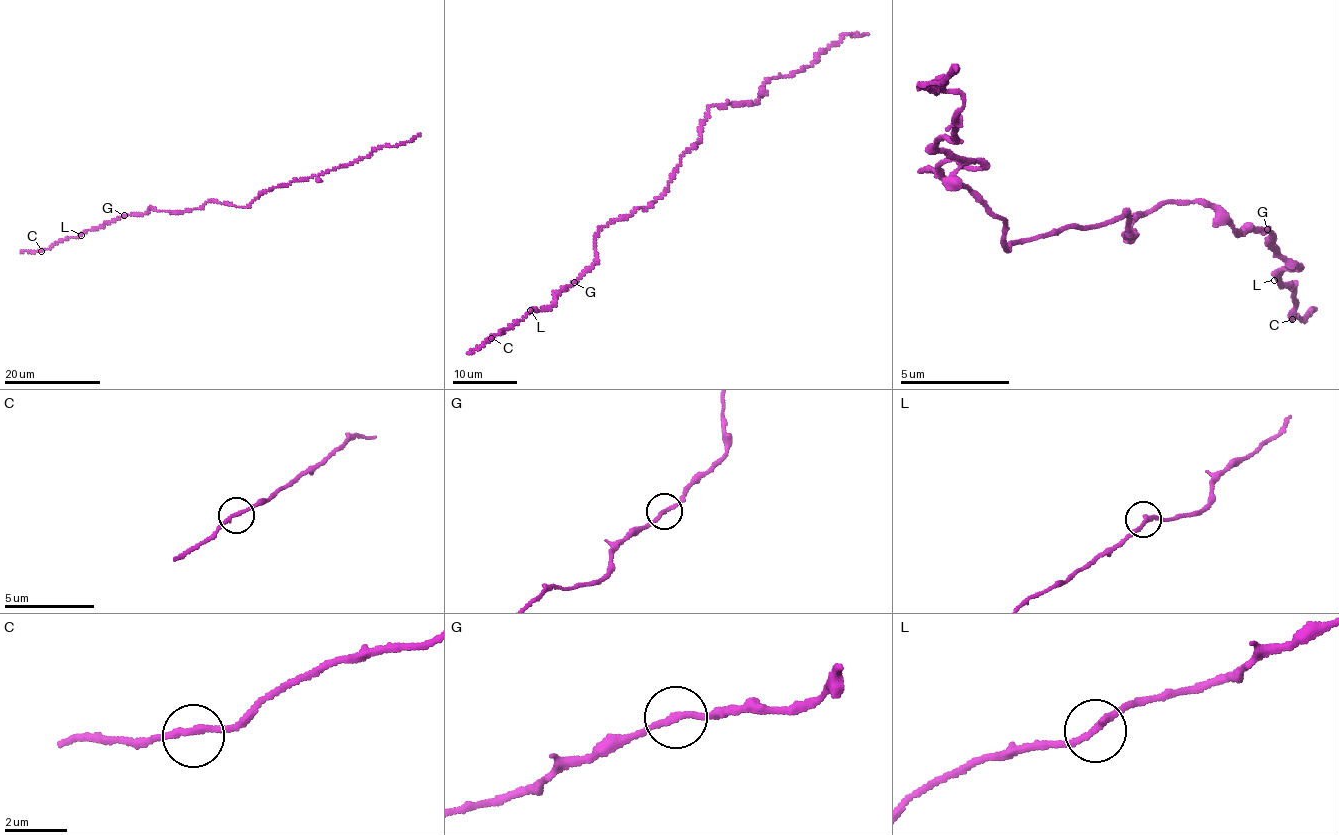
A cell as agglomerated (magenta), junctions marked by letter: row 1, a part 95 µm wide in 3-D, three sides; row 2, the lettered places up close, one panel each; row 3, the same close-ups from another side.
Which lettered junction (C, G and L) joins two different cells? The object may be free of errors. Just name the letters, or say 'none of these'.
none of these

